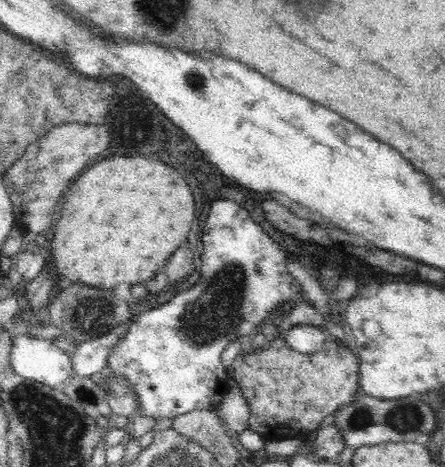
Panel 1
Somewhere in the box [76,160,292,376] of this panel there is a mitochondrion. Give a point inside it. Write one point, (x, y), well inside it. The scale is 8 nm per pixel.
(209, 314)

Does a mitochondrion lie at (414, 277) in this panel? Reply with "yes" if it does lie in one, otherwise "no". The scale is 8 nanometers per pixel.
no

